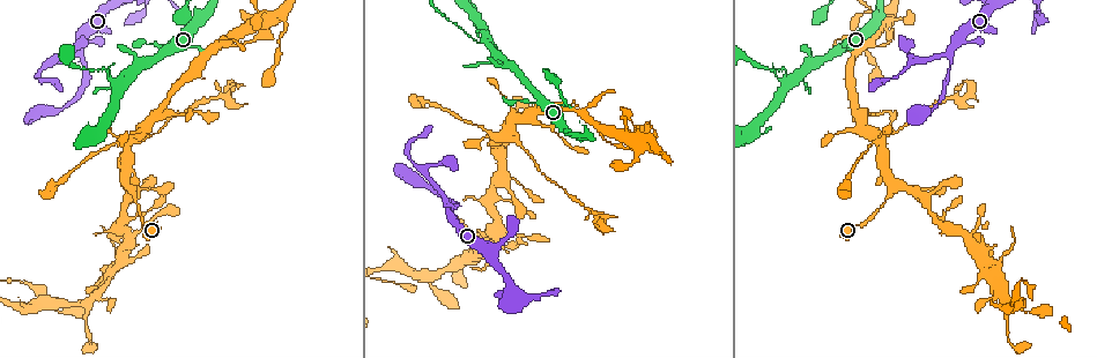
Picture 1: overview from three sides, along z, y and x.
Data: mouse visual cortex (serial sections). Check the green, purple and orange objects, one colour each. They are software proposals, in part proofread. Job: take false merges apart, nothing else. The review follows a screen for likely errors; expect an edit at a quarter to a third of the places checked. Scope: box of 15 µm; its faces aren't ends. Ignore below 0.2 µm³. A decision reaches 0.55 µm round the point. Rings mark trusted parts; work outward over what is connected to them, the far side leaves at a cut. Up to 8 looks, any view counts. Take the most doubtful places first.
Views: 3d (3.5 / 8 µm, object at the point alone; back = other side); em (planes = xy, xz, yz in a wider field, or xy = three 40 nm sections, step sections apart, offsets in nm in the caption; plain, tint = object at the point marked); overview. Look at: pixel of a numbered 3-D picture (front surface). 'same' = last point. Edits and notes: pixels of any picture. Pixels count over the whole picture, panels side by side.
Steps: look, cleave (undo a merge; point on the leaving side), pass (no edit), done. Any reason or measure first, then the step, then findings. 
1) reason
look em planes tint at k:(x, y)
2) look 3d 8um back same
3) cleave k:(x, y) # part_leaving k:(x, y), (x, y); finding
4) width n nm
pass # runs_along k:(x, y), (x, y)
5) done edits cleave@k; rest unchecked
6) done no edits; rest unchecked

thick turns thin
look 3d 3.5um at 1:(483, 130)

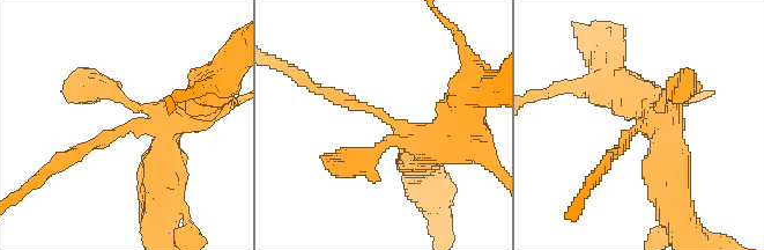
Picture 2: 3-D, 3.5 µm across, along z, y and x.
arm_widths 150, 400 nm
look em xy step 1 tint at 2:(389, 120)

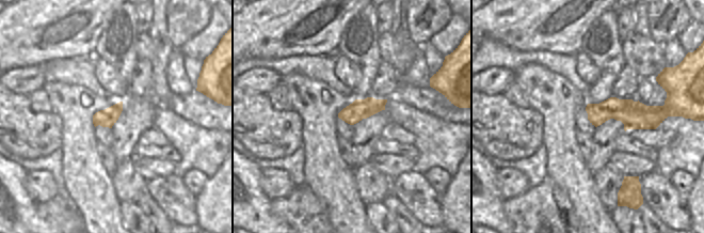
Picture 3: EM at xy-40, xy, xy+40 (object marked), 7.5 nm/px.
width 150 nm
pass # runs_along 3:(661, 108), (658, 111), (589, 110); one cell here

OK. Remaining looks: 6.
side arm on a straight run
look 3d 3.5um at 1:(953, 50)

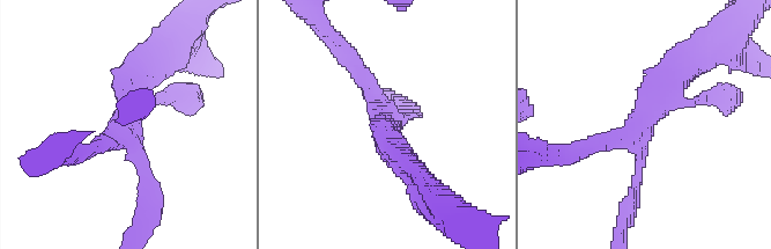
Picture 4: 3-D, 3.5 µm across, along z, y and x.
arms 3; arm_widths 150, 200, 400 nm
look em xy step 5 tint at 4:(383, 120)

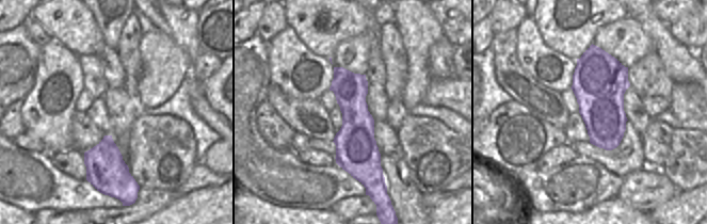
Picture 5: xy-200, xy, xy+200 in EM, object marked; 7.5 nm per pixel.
pass # runs_along 5:(336, 69), (351, 90), (367, 181); one cell here

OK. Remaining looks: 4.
three arms meet
look 3d 3.5um at 1:(492, 49)

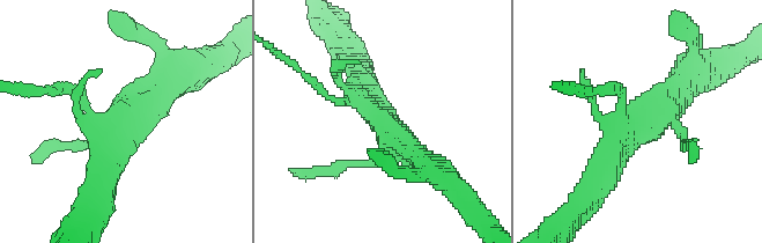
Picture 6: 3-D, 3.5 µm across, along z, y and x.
look em xy step 2 plain at 6:(636, 125)

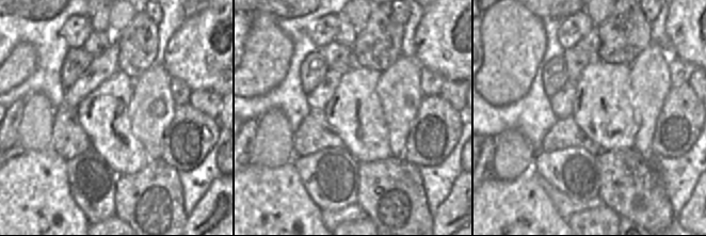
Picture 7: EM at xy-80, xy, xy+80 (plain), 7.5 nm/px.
look em xy step 2 tint same

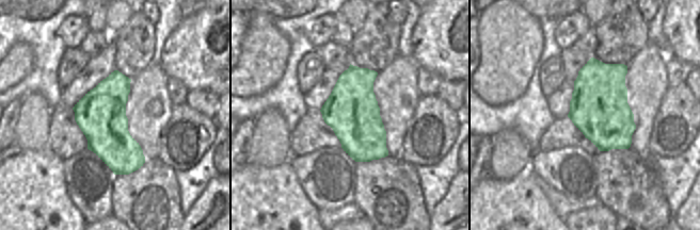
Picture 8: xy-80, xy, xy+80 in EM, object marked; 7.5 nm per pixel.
pass # runs_along 6:(681, 85), (636, 124), (594, 188); continuous, no second cell

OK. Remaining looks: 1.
done no edits; rest unchecked

